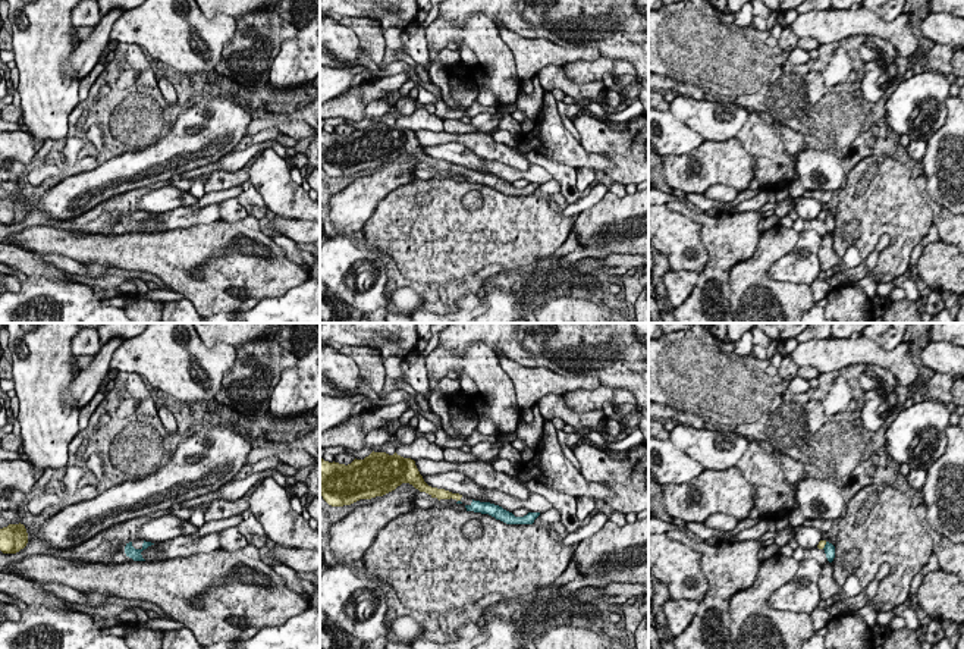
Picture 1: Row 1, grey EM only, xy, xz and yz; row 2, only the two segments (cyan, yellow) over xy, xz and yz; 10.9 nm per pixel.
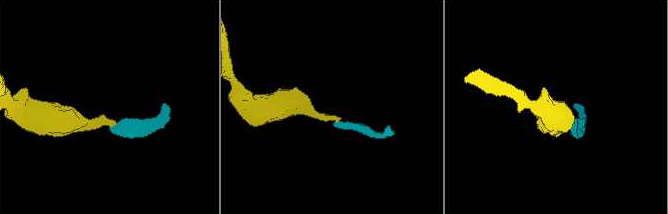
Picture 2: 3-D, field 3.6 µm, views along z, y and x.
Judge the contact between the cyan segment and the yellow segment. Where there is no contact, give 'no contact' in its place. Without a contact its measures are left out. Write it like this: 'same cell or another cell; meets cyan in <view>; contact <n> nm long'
same cell; meets cyan in yz; contact 100 nm long

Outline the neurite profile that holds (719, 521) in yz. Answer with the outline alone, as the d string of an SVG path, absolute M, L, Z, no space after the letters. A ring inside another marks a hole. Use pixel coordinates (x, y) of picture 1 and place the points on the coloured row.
M712 514L704 520L706 527L720 532L731 532L737 527L737 524L737 518L726 514Z

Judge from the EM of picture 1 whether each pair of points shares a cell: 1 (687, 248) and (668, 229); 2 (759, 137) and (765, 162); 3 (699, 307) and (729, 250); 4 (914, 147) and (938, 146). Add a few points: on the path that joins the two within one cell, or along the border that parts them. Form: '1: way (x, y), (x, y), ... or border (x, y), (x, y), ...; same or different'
1: way (683, 244), (672, 234); same
2: way (763, 143), (765, 156); same
3: way (702, 292), (705, 282), (719, 265); same
4: border (926, 143), (922, 160); different

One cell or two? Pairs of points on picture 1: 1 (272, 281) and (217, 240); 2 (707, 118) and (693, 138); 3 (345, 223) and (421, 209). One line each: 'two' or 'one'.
1: one
2: two
3: two

